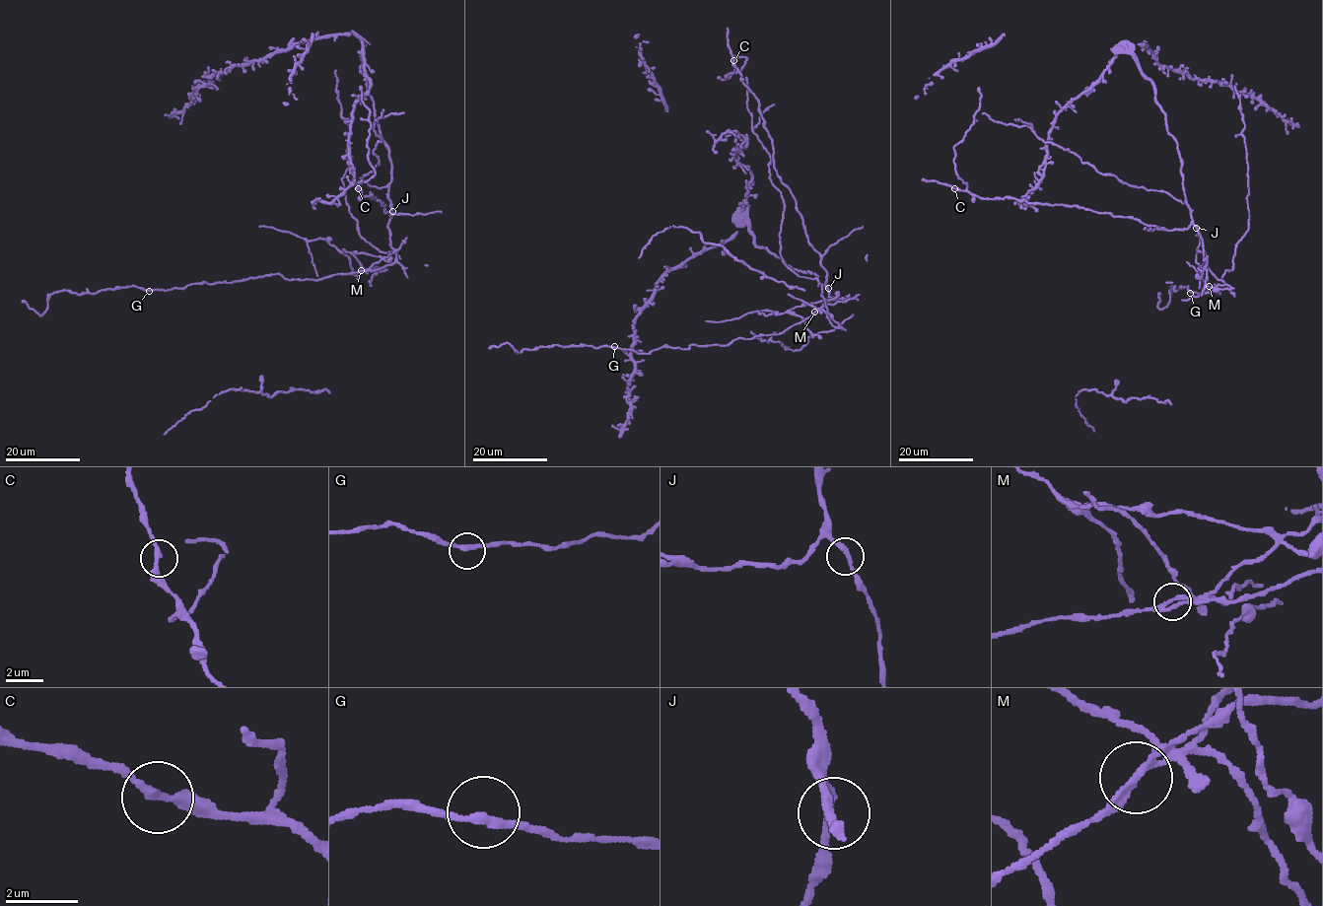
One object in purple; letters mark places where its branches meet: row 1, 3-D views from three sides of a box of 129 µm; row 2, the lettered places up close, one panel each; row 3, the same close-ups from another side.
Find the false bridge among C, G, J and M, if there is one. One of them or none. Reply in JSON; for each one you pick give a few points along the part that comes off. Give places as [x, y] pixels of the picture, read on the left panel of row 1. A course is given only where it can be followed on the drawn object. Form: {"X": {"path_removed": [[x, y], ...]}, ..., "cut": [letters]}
{"M": {"path_removed": [[361, 270], [366, 270], [382, 258], [340, 251], [322, 239], [306, 241], [289, 232], [259, 227]]}, "cut": ["M"]}

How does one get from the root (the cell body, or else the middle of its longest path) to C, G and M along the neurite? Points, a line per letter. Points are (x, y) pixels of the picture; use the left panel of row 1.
C: (391, 210), (390, 215), (383, 202), (371, 198), (376, 197), (372, 193), (363, 196), (358, 188)
G: (391, 210), (387, 229), (395, 250), (367, 269), (316, 280), (289, 280), (276, 274), (149, 291)
M: (391, 210), (387, 229), (390, 244), (395, 250), (361, 270)

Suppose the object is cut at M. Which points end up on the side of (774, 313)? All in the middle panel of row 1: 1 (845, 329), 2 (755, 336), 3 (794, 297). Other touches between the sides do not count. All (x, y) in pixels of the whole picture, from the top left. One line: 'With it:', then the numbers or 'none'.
With it: 1, 3

